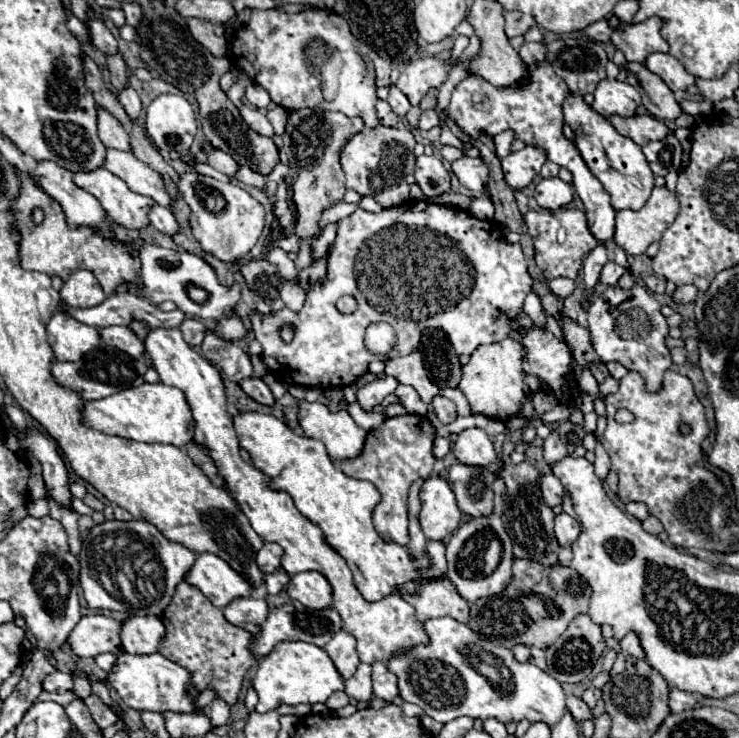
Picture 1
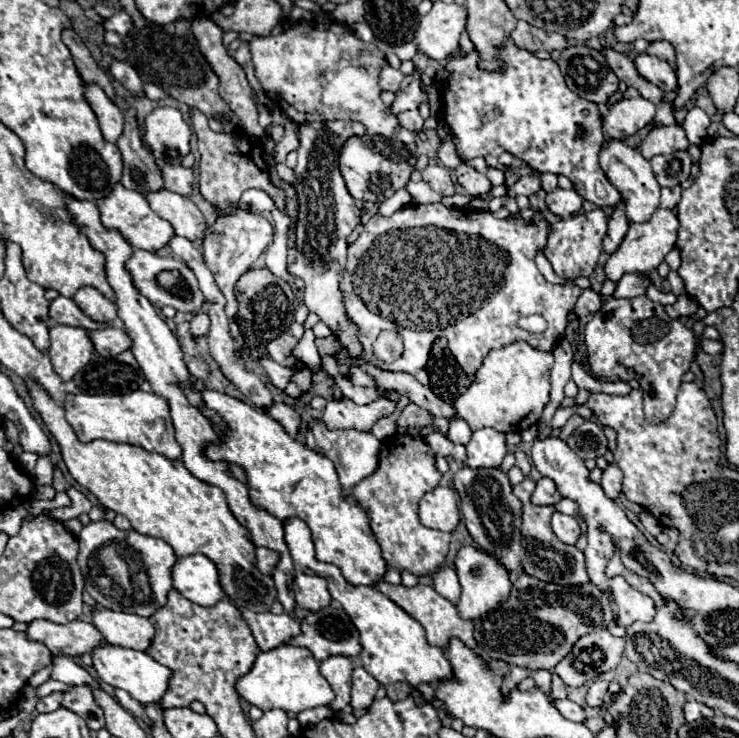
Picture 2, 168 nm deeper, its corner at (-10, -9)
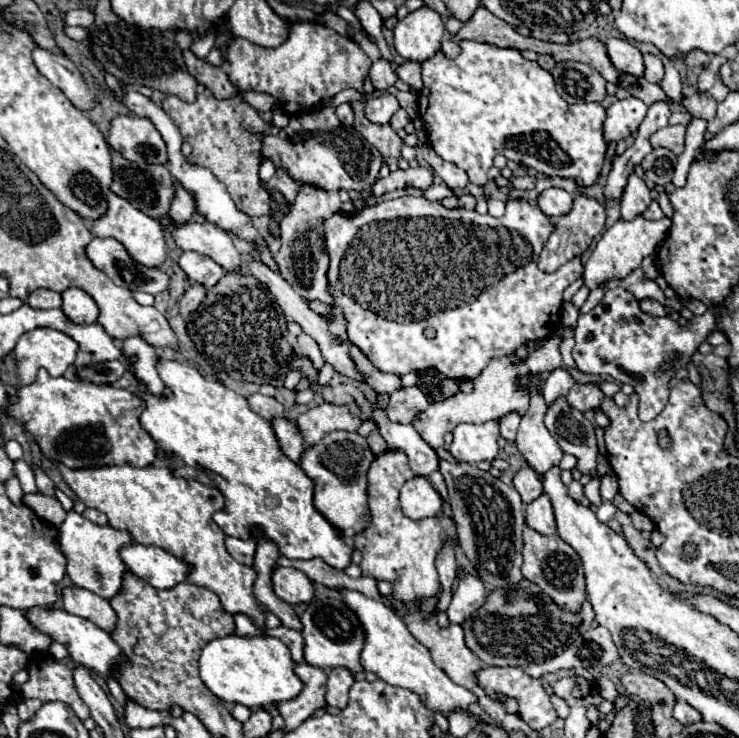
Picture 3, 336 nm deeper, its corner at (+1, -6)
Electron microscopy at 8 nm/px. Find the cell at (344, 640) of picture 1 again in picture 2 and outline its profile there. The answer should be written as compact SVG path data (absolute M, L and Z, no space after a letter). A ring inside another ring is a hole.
M331 656L319 666L321 676L329 682L335 692L335 700L327 704L333 712L341 712L351 700L351 672L353 662L347 656Z

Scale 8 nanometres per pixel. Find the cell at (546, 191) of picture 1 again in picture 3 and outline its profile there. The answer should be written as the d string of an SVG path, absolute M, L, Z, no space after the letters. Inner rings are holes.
M554 187L546 189L538 195L538 207L550 219L558 219L558 217L566 215L572 209L572 201L574 201L574 197L568 191L554 189Z

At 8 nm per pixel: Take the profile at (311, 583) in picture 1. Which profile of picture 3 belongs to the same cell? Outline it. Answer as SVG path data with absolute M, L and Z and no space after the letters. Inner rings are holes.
M276 567L272 583L274 583L274 593L290 605L308 603L314 597L312 581L304 577L304 573L292 567Z

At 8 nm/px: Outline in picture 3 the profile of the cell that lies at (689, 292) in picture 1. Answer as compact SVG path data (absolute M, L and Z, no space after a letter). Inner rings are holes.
M644 299L644 301L640 301L640 307L642 307L644 313L654 315L654 317L664 317L664 315L666 315L664 305L658 303L658 301L652 301L652 299Z

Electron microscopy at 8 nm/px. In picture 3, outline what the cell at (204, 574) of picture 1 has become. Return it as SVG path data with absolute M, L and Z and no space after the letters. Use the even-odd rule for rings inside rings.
M134 543L120 549L120 557L130 571L136 573L136 577L148 581L156 589L172 589L180 583L186 583L188 573L192 573L192 565L172 557L172 553L160 547Z

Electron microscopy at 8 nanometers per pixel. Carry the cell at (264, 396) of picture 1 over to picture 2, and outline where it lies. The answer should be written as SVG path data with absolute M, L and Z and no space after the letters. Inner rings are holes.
M273 404L269 410L269 416L275 418L289 436L297 436L299 434L299 426L301 426L301 416L287 404Z

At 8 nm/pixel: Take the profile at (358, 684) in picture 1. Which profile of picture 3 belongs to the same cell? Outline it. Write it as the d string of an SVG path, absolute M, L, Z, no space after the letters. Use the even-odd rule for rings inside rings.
M336 667L328 673L328 683L326 683L326 701L330 707L334 709L344 709L344 705L348 705L348 689L354 685L356 677L350 669L344 667Z

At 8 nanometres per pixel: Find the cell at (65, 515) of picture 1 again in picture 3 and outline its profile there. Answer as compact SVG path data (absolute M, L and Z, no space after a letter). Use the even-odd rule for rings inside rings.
M40 327L24 333L14 347L14 355L18 359L16 371L22 385L32 385L40 369L46 369L52 377L62 377L66 369L74 365L76 351L76 341L56 329Z

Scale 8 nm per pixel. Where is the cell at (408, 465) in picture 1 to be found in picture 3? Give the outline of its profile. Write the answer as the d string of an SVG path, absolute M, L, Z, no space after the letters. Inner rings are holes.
M388 449L386 453L378 455L368 471L370 525L354 537L354 547L362 553L362 575L390 581L394 585L394 599L402 603L418 601L422 597L432 597L438 593L440 581L434 567L434 557L440 551L442 537L456 535L453 519L443 513L417 521L408 519L402 513L398 493L400 487L414 477L420 475L408 465L408 457L404 451Z

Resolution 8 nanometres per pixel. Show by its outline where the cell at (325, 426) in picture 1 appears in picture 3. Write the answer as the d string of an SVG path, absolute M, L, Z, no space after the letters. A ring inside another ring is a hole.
M350 431L326 433L316 445L308 447L300 459L300 467L308 477L314 479L314 505L316 509L338 529L344 537L360 533L368 525L368 505L366 505L366 473L374 459L368 443L362 435Z

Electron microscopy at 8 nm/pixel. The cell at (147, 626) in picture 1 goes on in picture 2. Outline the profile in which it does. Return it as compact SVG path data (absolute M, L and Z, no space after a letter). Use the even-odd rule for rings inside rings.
M101 606L93 608L91 614L91 624L109 644L119 644L123 648L135 650L147 650L147 644L151 644L155 628L151 628L151 622L147 618L127 612L115 612Z

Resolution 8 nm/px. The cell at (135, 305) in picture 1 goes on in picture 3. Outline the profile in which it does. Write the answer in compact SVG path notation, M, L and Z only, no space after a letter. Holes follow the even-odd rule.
M38 289L28 295L28 305L32 309L58 309L58 307L62 307L62 297L60 297L60 293L54 293L48 289Z

